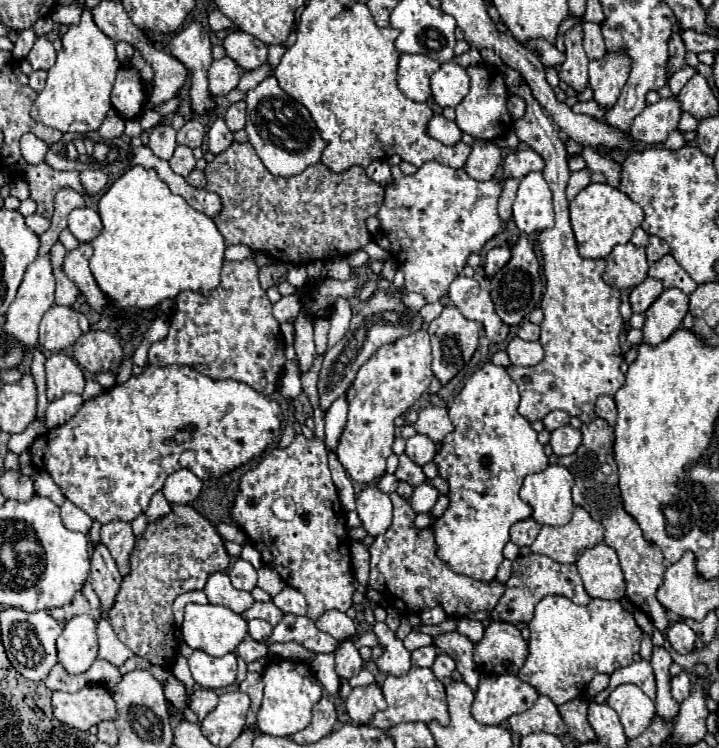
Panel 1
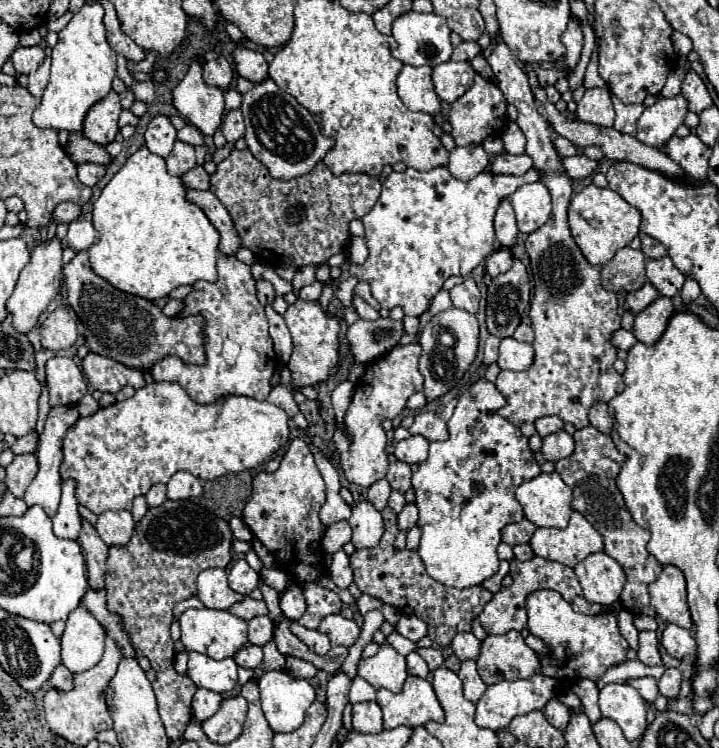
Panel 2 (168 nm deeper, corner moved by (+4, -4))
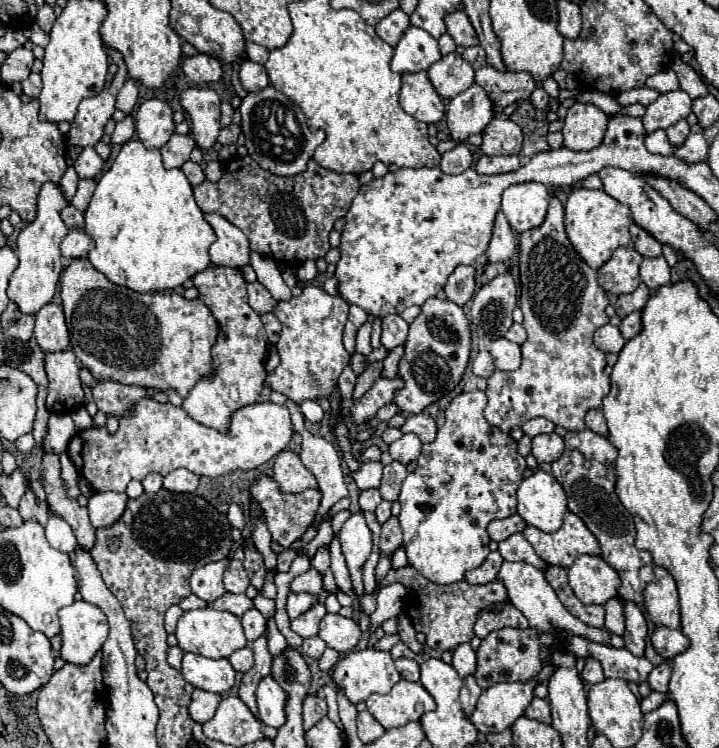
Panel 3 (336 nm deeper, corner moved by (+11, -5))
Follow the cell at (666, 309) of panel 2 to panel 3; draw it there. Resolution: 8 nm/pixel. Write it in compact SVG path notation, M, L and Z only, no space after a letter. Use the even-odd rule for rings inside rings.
M639 311L629 313L629 315L621 321L619 331L621 331L621 335L623 335L625 339L633 339L633 337L641 331L641 313L639 313Z

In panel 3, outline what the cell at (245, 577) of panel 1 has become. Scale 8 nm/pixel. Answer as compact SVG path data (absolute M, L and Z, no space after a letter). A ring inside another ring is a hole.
M231 561L227 571L225 571L225 577L223 577L223 583L225 583L225 589L229 593L245 593L245 589L249 587L249 577L243 569L243 563L241 561Z

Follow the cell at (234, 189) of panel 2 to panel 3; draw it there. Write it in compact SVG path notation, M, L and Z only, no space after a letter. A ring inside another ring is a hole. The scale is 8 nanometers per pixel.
M247 155L237 163L229 163L217 183L205 179L201 185L193 187L193 193L203 213L219 213L239 227L249 237L251 251L275 261L301 265L307 259L325 257L329 251L329 231L335 219L349 211L359 187L355 175L323 169L313 159L299 175L277 177L261 169Z

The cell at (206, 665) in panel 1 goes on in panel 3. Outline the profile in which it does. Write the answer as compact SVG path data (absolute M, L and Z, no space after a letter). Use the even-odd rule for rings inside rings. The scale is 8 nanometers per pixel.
M195 653L183 655L181 675L195 689L225 693L235 683L235 669L227 659L207 659Z

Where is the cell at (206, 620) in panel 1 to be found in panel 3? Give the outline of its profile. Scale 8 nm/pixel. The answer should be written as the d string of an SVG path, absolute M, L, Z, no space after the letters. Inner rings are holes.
M213 607L205 609L195 609L195 611L185 611L177 623L177 641L183 651L191 651L209 659L221 659L229 657L233 651L241 649L247 645L241 619L229 611L217 611Z

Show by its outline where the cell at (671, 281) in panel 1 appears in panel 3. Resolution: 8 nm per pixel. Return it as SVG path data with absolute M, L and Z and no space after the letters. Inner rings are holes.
M645 257L643 263L641 263L641 279L643 283L653 291L657 289L657 285L667 285L671 283L669 279L669 265L665 261L665 257Z

